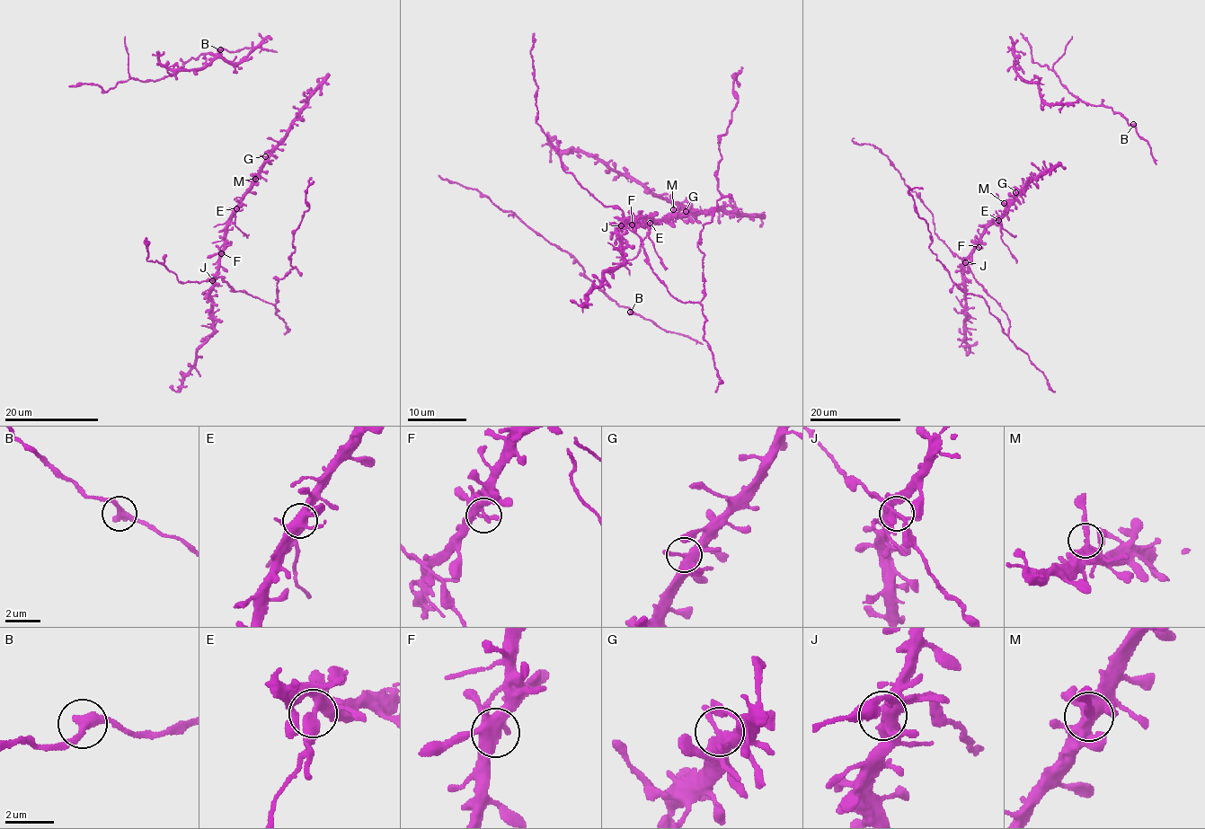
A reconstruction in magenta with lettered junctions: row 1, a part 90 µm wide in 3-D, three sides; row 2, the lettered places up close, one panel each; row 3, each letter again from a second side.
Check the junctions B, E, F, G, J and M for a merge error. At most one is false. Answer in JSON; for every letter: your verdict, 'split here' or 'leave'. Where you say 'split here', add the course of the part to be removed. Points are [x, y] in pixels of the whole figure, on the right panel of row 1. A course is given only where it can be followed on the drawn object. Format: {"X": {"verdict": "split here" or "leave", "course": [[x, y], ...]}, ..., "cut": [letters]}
{"B": {"verdict": "leave"}, "E": {"verdict": "split here", "course": [[997, 220], [1001, 238], [1016, 263]]}, "F": {"verdict": "leave"}, "G": {"verdict": "leave"}, "J": {"verdict": "leave"}, "M": {"verdict": "leave"}, "cut": ["E"]}

